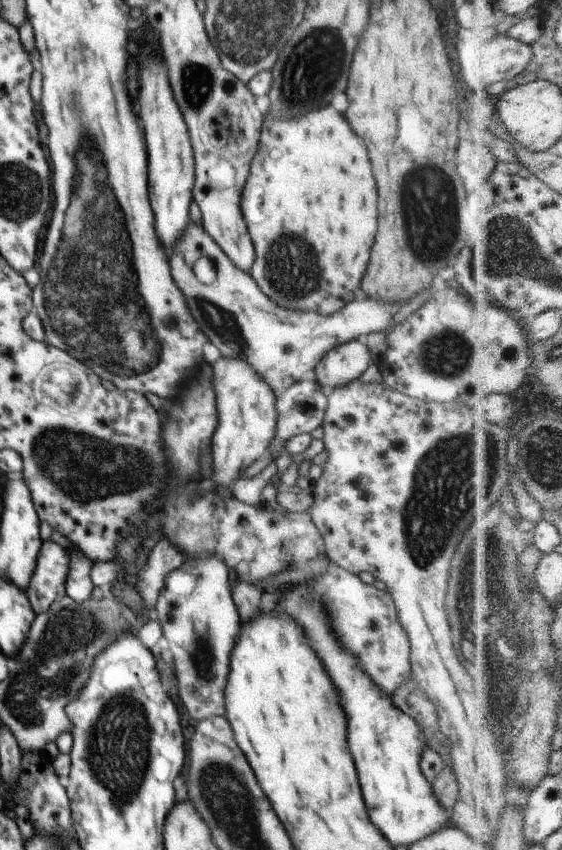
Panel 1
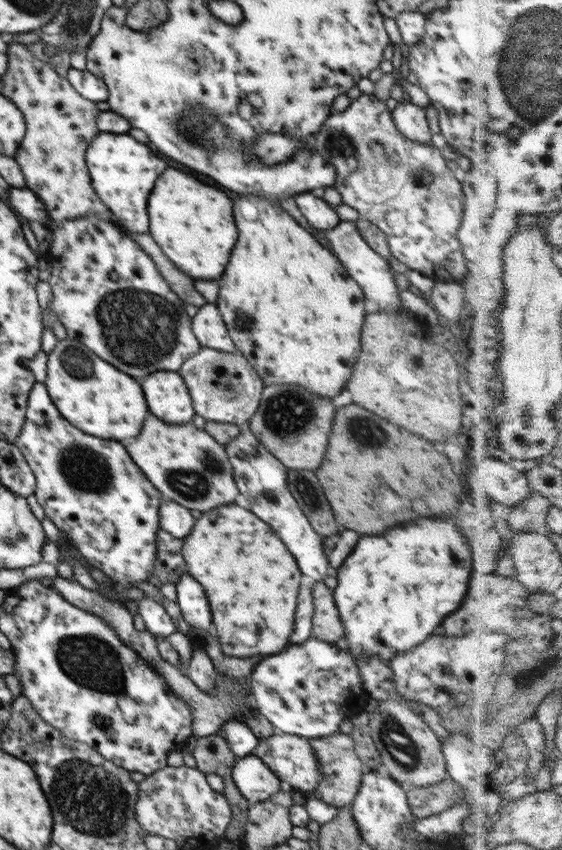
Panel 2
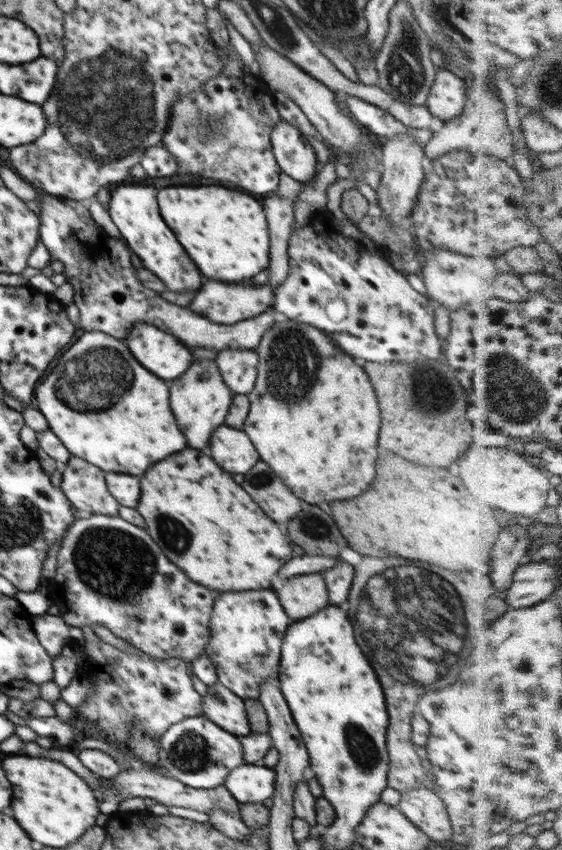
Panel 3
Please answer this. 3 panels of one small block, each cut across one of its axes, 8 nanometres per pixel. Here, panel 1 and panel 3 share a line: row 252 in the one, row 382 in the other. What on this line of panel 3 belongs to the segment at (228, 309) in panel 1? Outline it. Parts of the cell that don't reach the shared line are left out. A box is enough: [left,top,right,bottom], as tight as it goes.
[170,359,234,448]

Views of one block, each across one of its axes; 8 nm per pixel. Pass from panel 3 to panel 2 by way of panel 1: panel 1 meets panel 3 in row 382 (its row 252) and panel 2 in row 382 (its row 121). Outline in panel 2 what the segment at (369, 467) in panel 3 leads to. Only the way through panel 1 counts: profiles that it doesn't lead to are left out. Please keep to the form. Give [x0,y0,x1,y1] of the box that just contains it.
[216,196,364,396]

